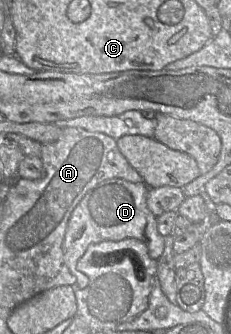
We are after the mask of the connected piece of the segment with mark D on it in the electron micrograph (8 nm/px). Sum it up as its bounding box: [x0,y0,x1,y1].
[64,178,166,289]

